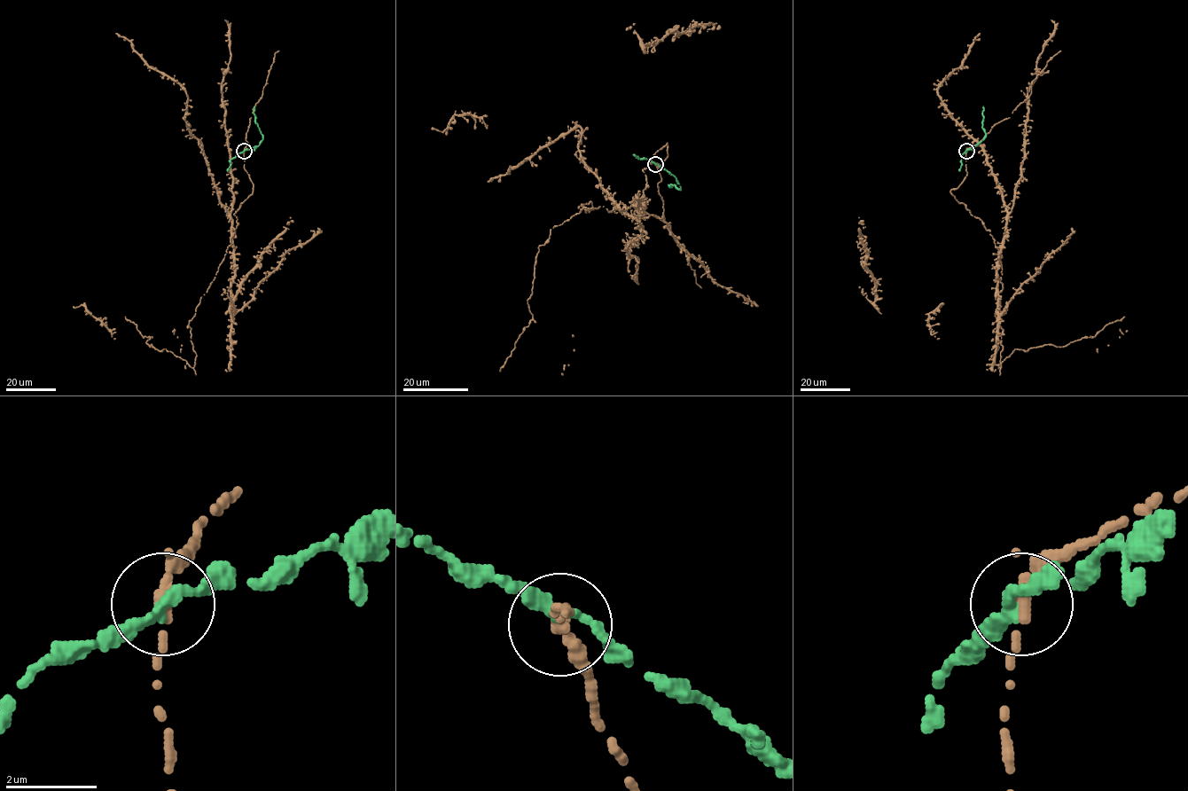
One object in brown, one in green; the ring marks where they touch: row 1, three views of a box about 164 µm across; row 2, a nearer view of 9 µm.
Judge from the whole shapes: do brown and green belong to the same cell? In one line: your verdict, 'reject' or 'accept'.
reject

